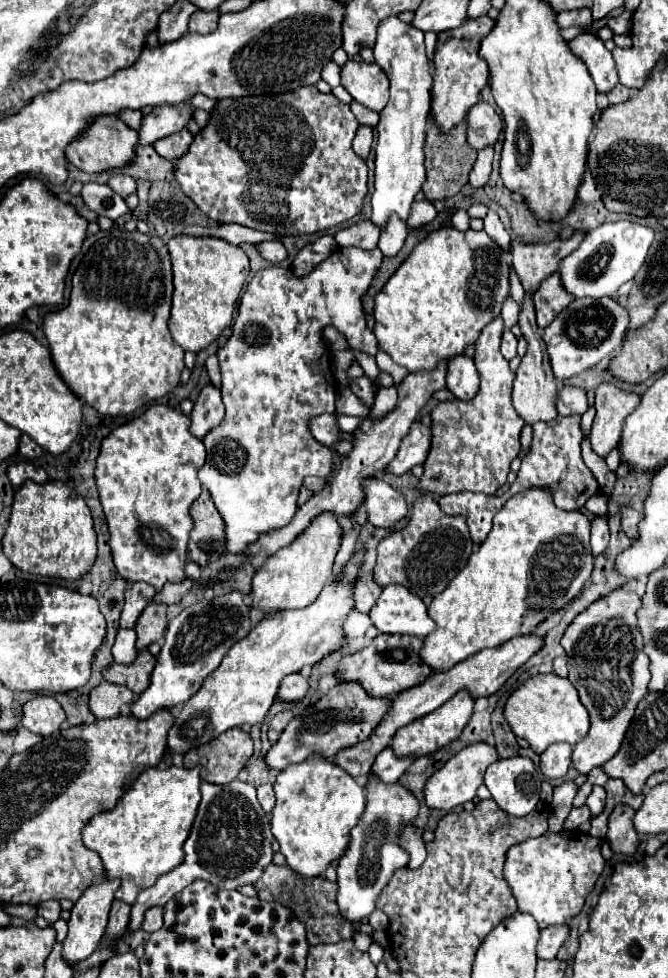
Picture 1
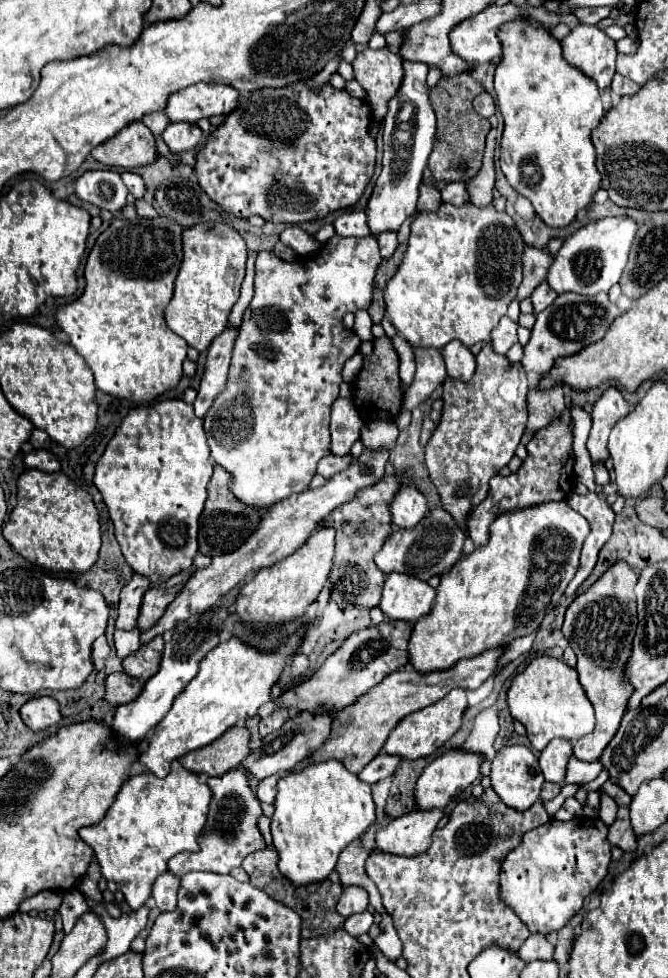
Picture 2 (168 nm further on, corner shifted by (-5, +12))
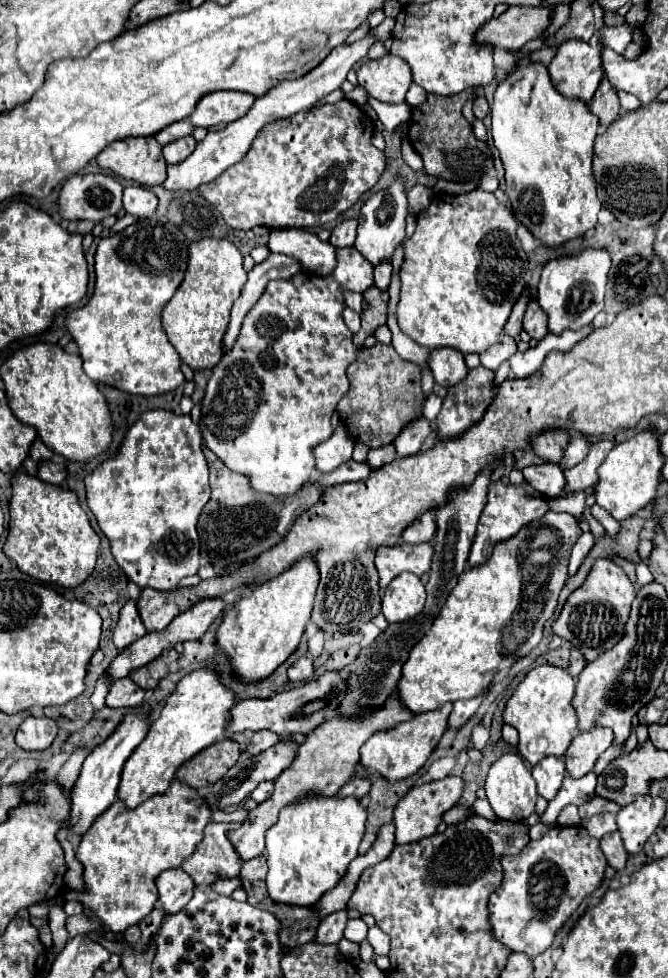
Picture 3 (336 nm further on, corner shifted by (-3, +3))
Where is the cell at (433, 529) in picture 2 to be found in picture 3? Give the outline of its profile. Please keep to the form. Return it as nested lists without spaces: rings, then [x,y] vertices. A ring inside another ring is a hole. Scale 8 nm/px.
[[[434,542],[430,544],[406,544],[380,546],[376,552],[376,568],[380,574],[380,588],[386,588],[400,572],[414,572],[422,576],[430,570]]]

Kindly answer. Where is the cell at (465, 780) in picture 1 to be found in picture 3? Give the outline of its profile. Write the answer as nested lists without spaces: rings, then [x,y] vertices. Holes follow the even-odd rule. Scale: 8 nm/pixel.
[[[446,776],[436,782],[426,782],[414,786],[394,808],[394,826],[396,826],[396,844],[410,844],[422,838],[428,838],[436,832],[438,824],[442,822],[442,814],[458,804],[462,796],[462,778]]]

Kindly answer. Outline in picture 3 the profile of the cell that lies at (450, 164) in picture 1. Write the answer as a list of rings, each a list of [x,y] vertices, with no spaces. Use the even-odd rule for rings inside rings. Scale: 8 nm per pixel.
[[[464,90],[454,96],[430,94],[426,104],[420,104],[412,110],[408,140],[420,154],[426,172],[434,178],[452,182],[478,182],[480,176],[492,166],[488,144],[478,140],[474,134],[470,140],[470,122],[462,116],[462,106],[470,96],[472,90]]]

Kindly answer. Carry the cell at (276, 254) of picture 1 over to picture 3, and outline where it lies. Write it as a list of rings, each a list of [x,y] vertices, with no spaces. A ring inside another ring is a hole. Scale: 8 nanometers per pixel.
[[[272,230],[268,248],[272,252],[284,252],[288,256],[294,256],[302,264],[302,268],[310,270],[312,274],[330,276],[332,268],[336,266],[336,248],[306,230]]]

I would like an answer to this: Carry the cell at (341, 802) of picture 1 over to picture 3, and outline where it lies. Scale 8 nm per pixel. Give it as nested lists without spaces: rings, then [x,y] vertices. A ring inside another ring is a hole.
[[[304,796],[304,800],[284,808],[278,822],[266,832],[266,860],[268,860],[268,894],[280,904],[292,906],[314,906],[320,896],[332,890],[340,878],[346,874],[348,864],[358,856],[358,846],[364,836],[366,808],[360,806],[358,798],[324,798],[324,796]]]

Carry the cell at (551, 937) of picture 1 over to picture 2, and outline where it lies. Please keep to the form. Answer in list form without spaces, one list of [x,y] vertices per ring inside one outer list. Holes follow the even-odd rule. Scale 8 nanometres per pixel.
[[[530,935],[524,945],[518,949],[518,955],[524,961],[534,961],[534,959],[552,959],[554,953],[554,943],[552,937],[548,935]]]

